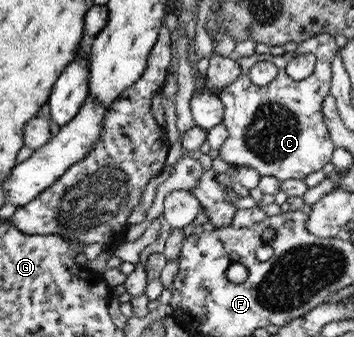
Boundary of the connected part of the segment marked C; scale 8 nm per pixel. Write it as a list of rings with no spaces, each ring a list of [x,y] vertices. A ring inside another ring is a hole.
[[[323,32],[300,42],[294,51],[282,55],[253,52],[241,58],[234,54],[233,60],[239,65],[240,73],[218,95],[223,105],[222,123],[228,132],[218,149],[221,160],[229,166],[247,166],[260,176],[273,176],[280,182],[303,180],[307,174],[329,163],[334,146],[324,123],[321,103],[329,95],[331,61],[338,49],[333,36]],[[301,53],[314,53],[314,67],[307,77],[296,81],[286,74],[284,68],[291,58]],[[263,61],[273,64],[277,74],[271,82],[257,86],[249,80],[247,71],[256,62]]]

